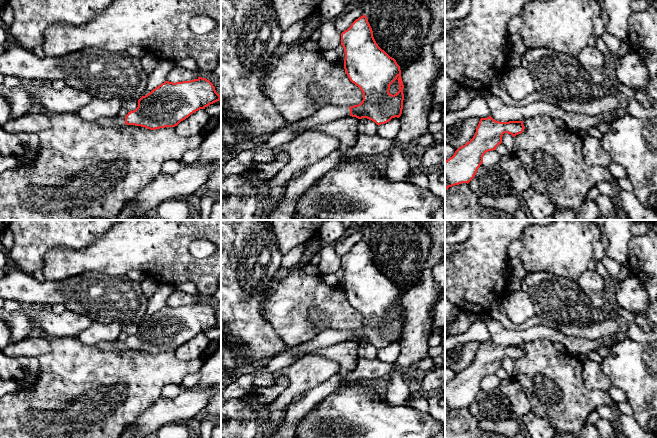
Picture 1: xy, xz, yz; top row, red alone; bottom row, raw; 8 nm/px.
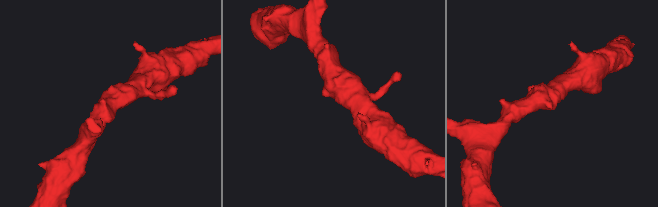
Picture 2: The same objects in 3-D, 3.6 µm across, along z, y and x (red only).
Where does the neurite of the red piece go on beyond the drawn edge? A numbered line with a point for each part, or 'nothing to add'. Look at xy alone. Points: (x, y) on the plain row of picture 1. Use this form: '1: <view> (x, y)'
1: xy (116, 345)

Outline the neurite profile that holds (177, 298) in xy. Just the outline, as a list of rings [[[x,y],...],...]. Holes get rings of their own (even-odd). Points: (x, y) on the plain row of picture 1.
[[[174,291],[167,299],[166,305],[169,306],[182,306],[198,303],[197,295],[190,295],[181,291]]]

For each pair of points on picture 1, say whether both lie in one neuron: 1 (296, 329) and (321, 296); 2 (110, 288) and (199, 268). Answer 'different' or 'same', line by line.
1: same
2: different

